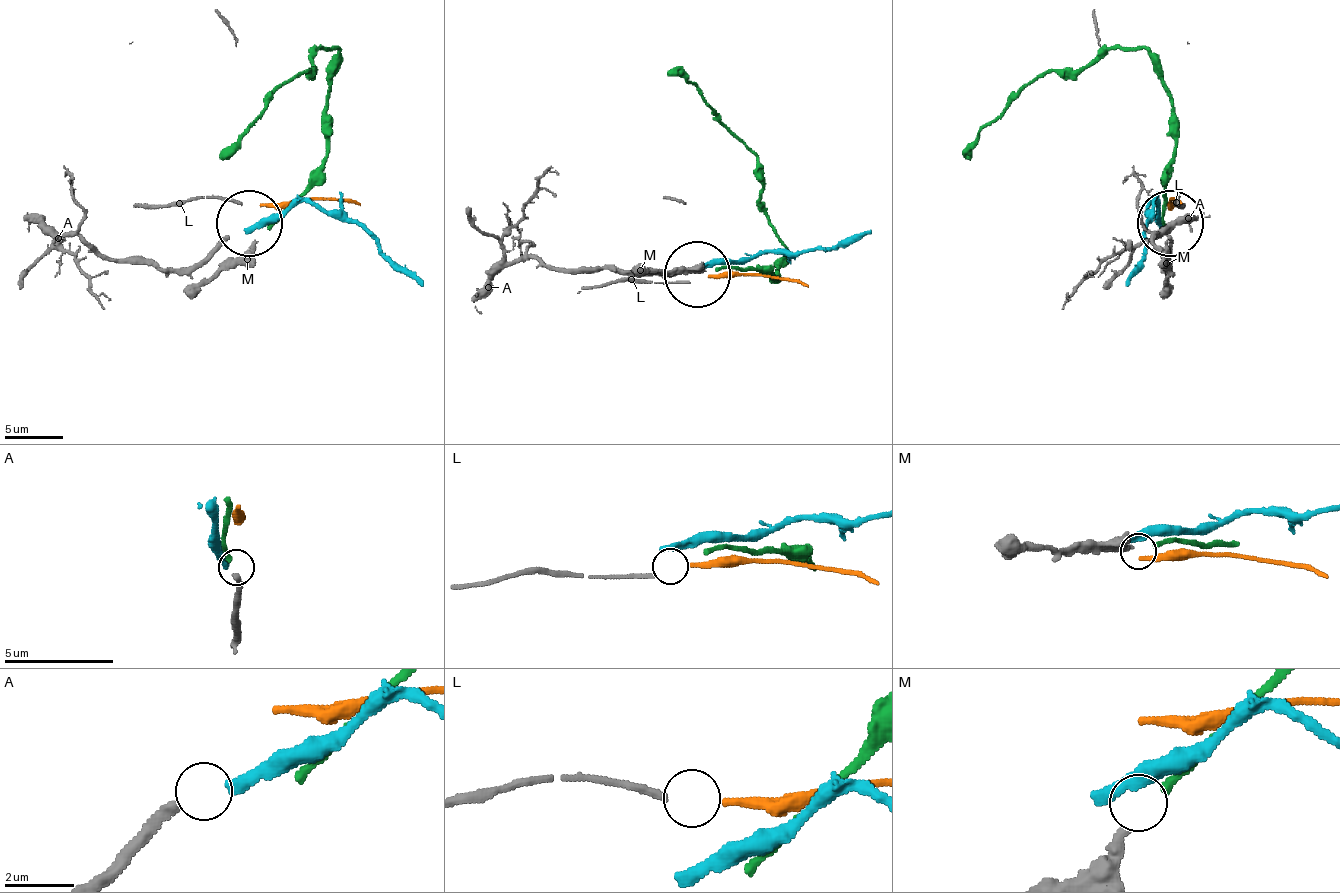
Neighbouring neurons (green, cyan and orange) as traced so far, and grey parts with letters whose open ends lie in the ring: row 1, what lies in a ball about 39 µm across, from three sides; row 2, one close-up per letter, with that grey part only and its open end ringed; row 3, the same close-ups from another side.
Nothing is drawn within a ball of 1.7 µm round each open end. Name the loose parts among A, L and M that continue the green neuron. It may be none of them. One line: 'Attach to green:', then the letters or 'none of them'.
Attach to green: M

